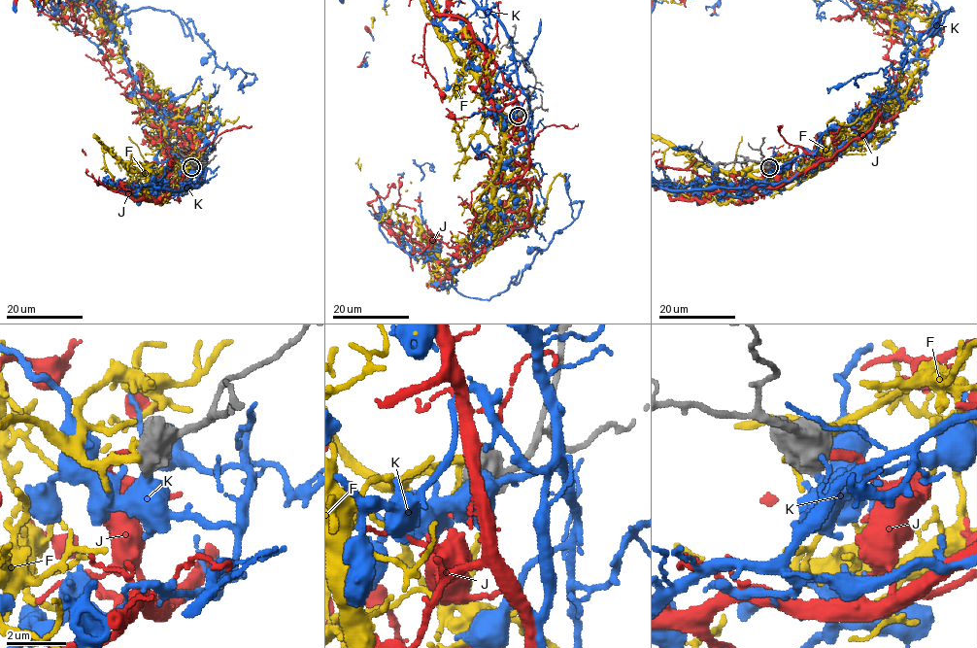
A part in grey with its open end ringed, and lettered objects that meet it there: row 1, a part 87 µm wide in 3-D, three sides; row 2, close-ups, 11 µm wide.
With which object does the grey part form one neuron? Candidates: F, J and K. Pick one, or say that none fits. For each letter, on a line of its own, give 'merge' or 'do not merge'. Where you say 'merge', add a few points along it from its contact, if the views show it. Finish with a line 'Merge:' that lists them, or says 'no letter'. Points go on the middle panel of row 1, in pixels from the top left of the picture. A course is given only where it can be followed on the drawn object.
F: do not merge
J: merge
K: do not merge
Merge: J

